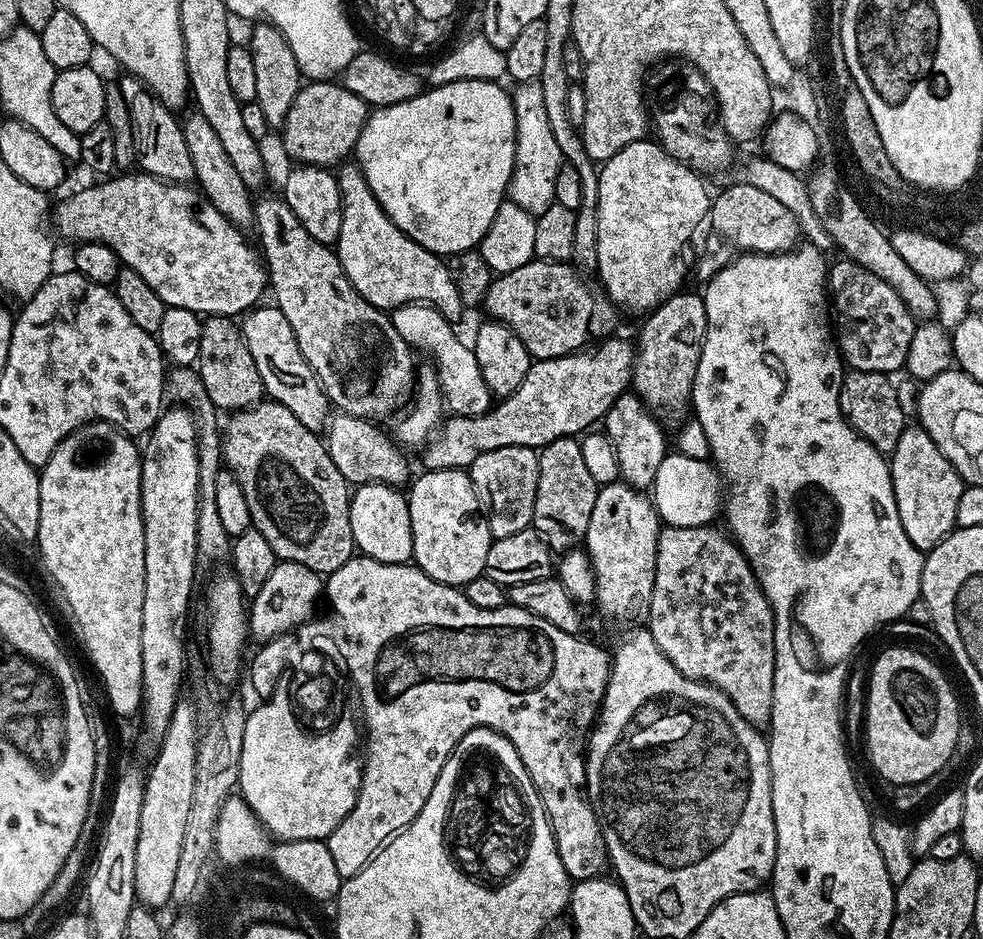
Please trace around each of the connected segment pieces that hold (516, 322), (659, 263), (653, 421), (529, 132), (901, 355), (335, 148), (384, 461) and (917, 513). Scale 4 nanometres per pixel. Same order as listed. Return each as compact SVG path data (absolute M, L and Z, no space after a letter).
M535 258L518 270L497 275L490 290L486 290L482 308L491 319L510 326L510 330L522 338L522 346L526 346L533 361L579 353L587 345L584 343L592 320L596 324L608 324L613 312L609 301L596 300L587 282L580 277L581 273L571 263Z
M645 138L643 140L635 140L626 145L622 150L618 150L618 154L614 154L614 158L603 161L599 165L599 182L598 182L598 204L597 204L597 266L595 268L595 275L600 275L600 280L604 283L604 288L607 299L611 301L617 309L625 308L628 312L641 312L641 314L647 314L660 305L656 300L658 296L658 280L662 278L664 282L664 276L666 276L666 254L670 250L670 254L674 254L678 250L680 244L693 243L694 238L692 235L697 235L698 229L703 225L708 215L708 205L710 203L710 192L704 189L701 173L696 172L692 168L689 168L687 164L676 160L672 155L664 148L660 147L659 143L655 139Z
M625 391L617 398L612 406L609 407L602 419L604 432L612 439L612 448L616 451L616 464L620 467L619 479L632 488L641 490L651 489L654 478L658 474L658 466L662 466L662 458L669 455L668 440L664 437L665 429L659 420L653 416L651 410L639 400L631 391Z
M539 82L516 84L511 98L516 115L516 161L508 183L507 199L537 218L556 203L554 181L558 178L558 170L566 161L557 142L554 142Z
M840 258L833 268L831 265L827 269L826 284L834 313L834 339L845 365L858 372L893 374L901 371L917 321L896 291L886 286L878 274L872 274L847 258Z
M308 82L301 87L300 92L294 98L294 102L290 106L290 112L286 114L282 131L284 131L284 152L290 159L296 160L297 165L301 164L314 164L318 168L331 169L333 166L339 165L341 162L347 161L353 155L358 138L364 129L364 123L367 122L370 115L370 106L362 98L358 98L358 94L350 94L350 90L344 88L343 83L340 82Z
M333 411L326 421L326 427L322 432L322 439L334 466L342 470L342 478L346 478L349 485L359 486L362 484L391 484L393 486L404 486L409 483L408 460L404 457L405 451L391 437L384 436L373 421L363 420L349 412Z
M919 426L905 427L898 446L890 454L892 489L898 506L900 528L906 530L908 543L917 550L931 550L957 527L955 511L966 487L948 459L938 450L934 438Z

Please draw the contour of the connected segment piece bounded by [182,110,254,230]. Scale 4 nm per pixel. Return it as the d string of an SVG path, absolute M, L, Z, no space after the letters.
M198 111L189 112L188 117L183 117L182 129L186 140L186 150L190 152L190 162L194 164L195 183L199 191L205 200L212 203L214 210L218 210L218 214L226 217L229 224L241 230L251 229L254 218L252 210L254 200L253 197L250 198L251 193L246 182L242 182L238 170L234 170L234 165L230 163L230 157L222 147L222 141L214 135L210 122L206 122L206 118L202 118L202 114Z

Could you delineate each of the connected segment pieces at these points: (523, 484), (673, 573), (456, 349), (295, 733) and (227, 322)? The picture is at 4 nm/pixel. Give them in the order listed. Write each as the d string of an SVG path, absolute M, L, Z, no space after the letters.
M504 447L486 452L474 460L468 473L493 539L501 540L531 527L537 498L539 453L530 447Z
M686 526L685 528L661 527L658 534L658 554L656 555L656 573L654 574L654 594L650 598L650 610L646 621L646 631L654 638L658 650L679 670L683 676L691 680L701 680L703 684L713 684L750 722L755 728L763 729L771 725L772 707L774 706L774 670L776 669L776 647L774 646L774 630L776 629L776 619L772 613L770 602L766 594L760 589L760 583L756 580L756 575L752 573L752 567L748 565L748 560L740 551L736 541L729 538L723 531L716 529L716 526Z
M403 304L391 309L392 325L410 349L425 352L436 370L440 392L444 395L445 409L453 416L482 415L492 408L494 397L478 370L478 362L471 347L456 337L453 325L441 316L431 304Z
M276 688L272 692L272 697L269 698L269 700L264 700L261 702L260 705L257 706L256 709L249 711L247 715L244 717L244 733L242 734L242 760L240 762L240 769L238 770L238 778L240 779L239 785L238 785L238 795L240 799L245 800L246 803L250 806L250 810L253 812L253 814L256 815L256 817L259 818L260 823L264 825L264 831L271 834L277 841L283 842L286 840L322 840L327 841L327 838L330 833L333 832L333 830L340 825L342 822L342 818L346 818L346 814L350 814L350 810L353 806L356 805L356 799L358 798L358 794L360 793L360 773L362 771L362 760L361 757L358 755L358 748L356 752L356 724L352 720L340 720L337 722L336 725L333 726L333 728L328 728L325 730L325 732L320 732L317 734L317 736L311 736L310 733L307 732L306 729L303 728L302 725L299 724L298 721L296 721L296 716L298 717L297 709L294 707L294 700L293 697L290 695L289 689L288 692L284 688Z
M210 316L200 321L201 336L198 338L198 354L194 367L210 402L221 413L231 414L265 399L262 374L254 366L250 346L246 346L241 325L231 316Z

